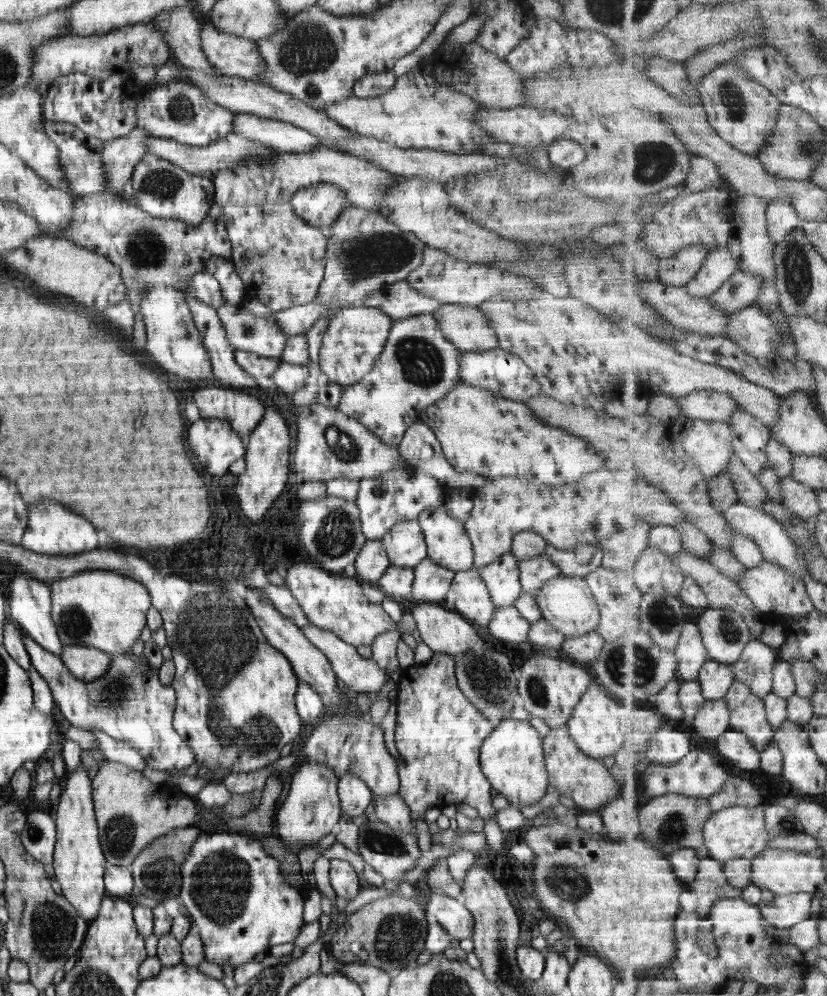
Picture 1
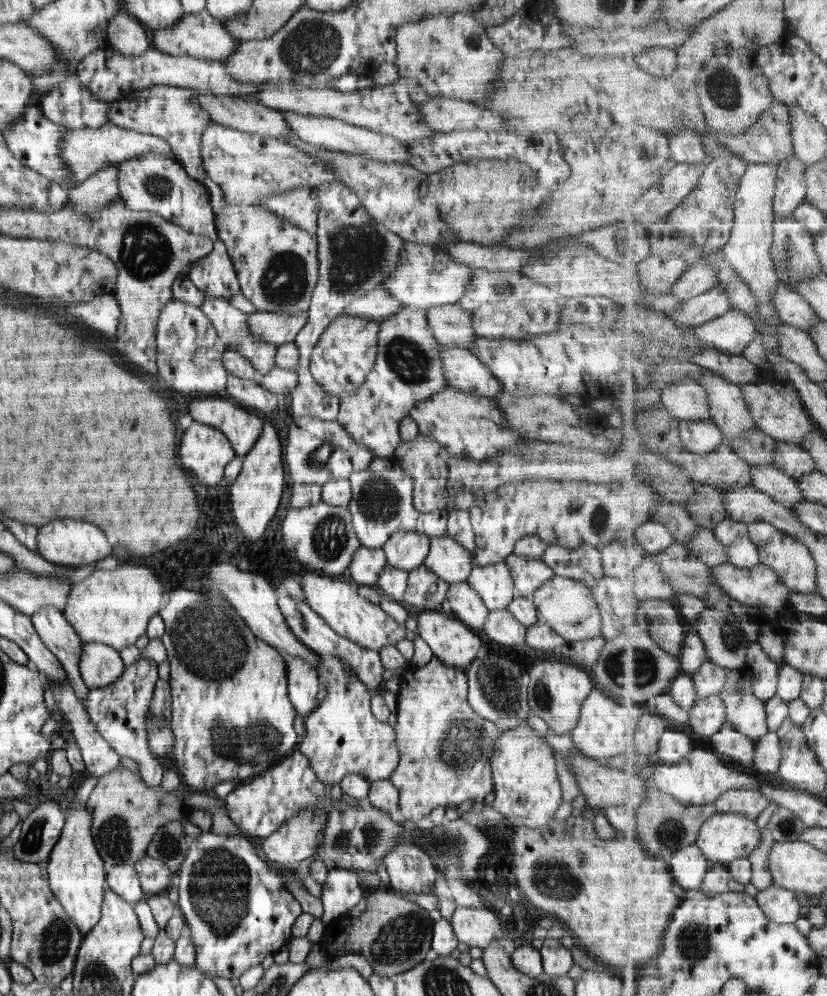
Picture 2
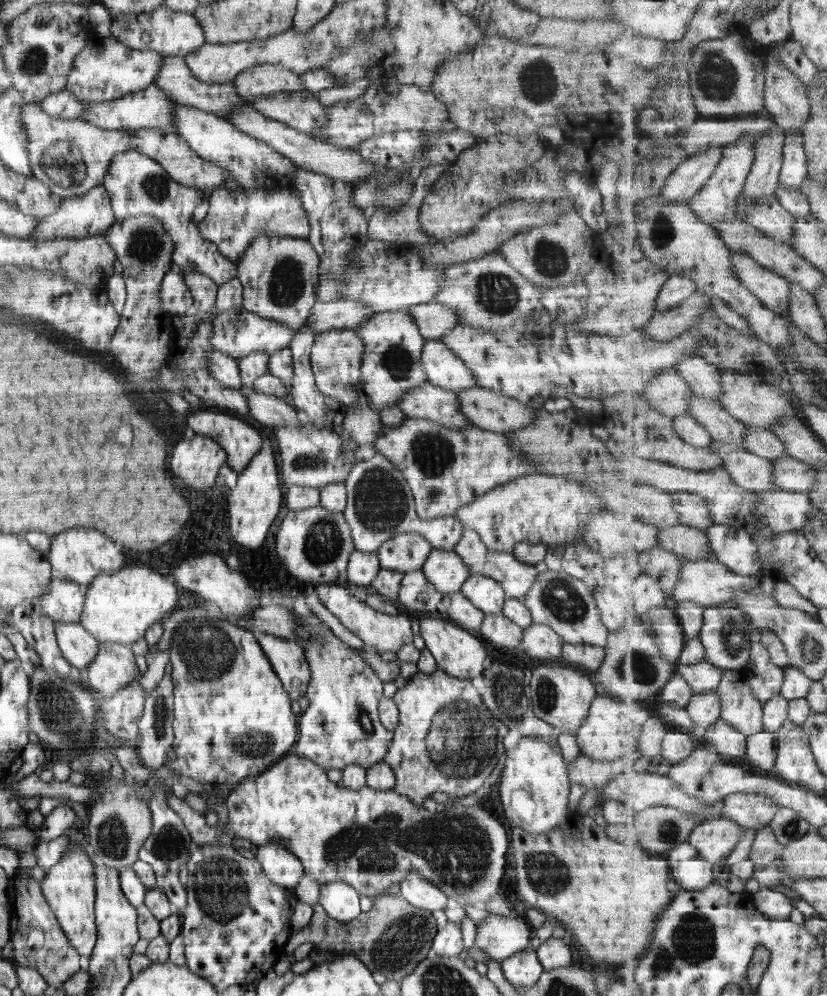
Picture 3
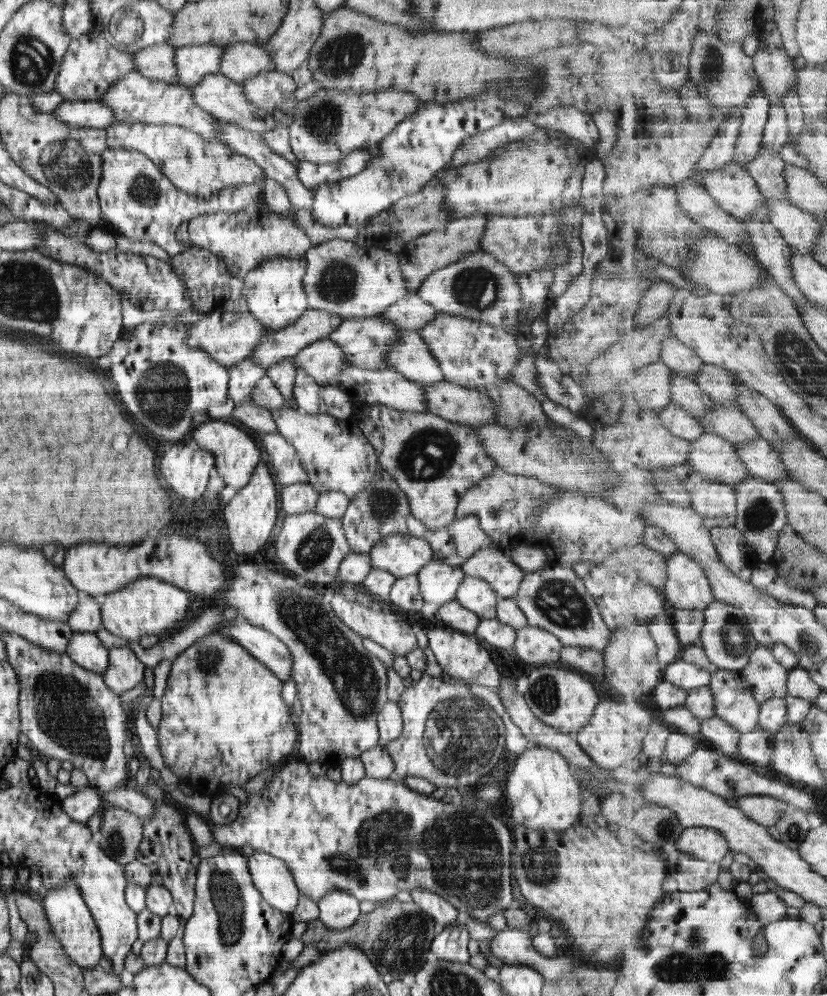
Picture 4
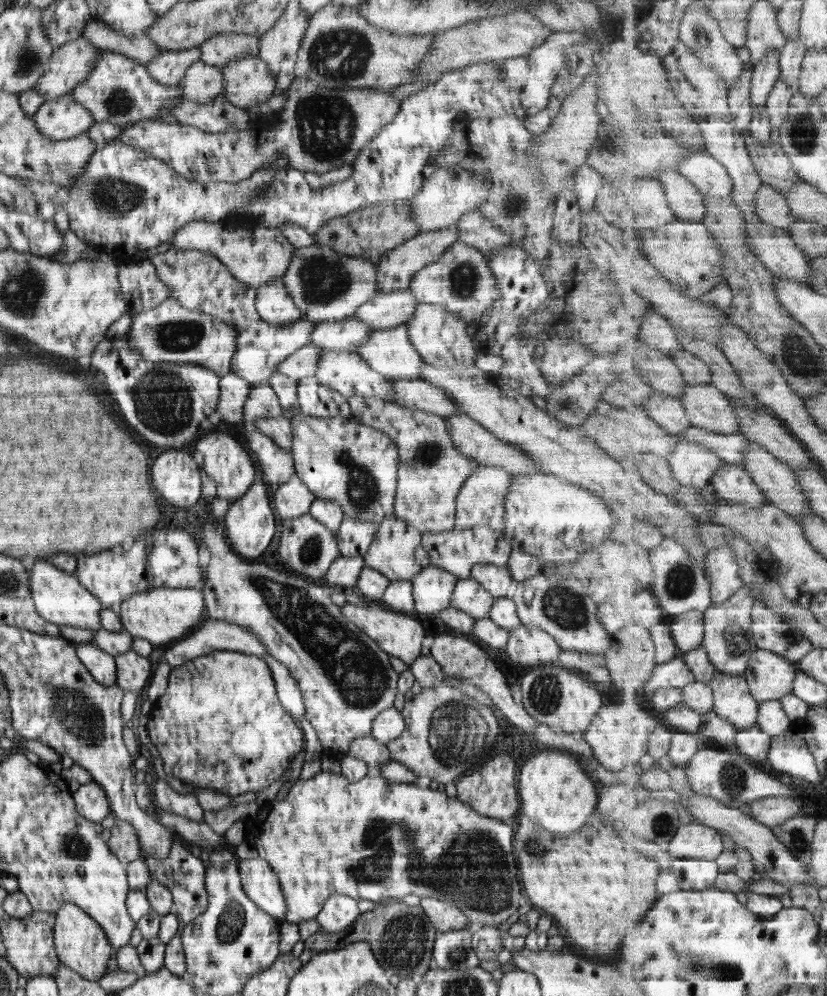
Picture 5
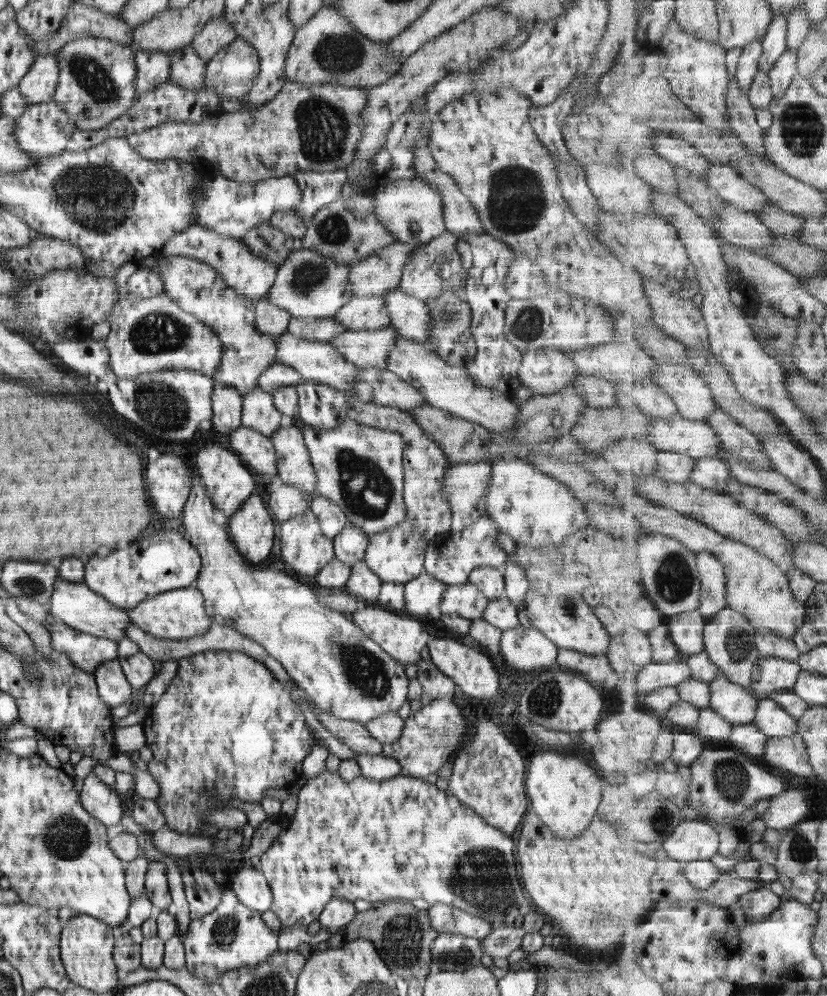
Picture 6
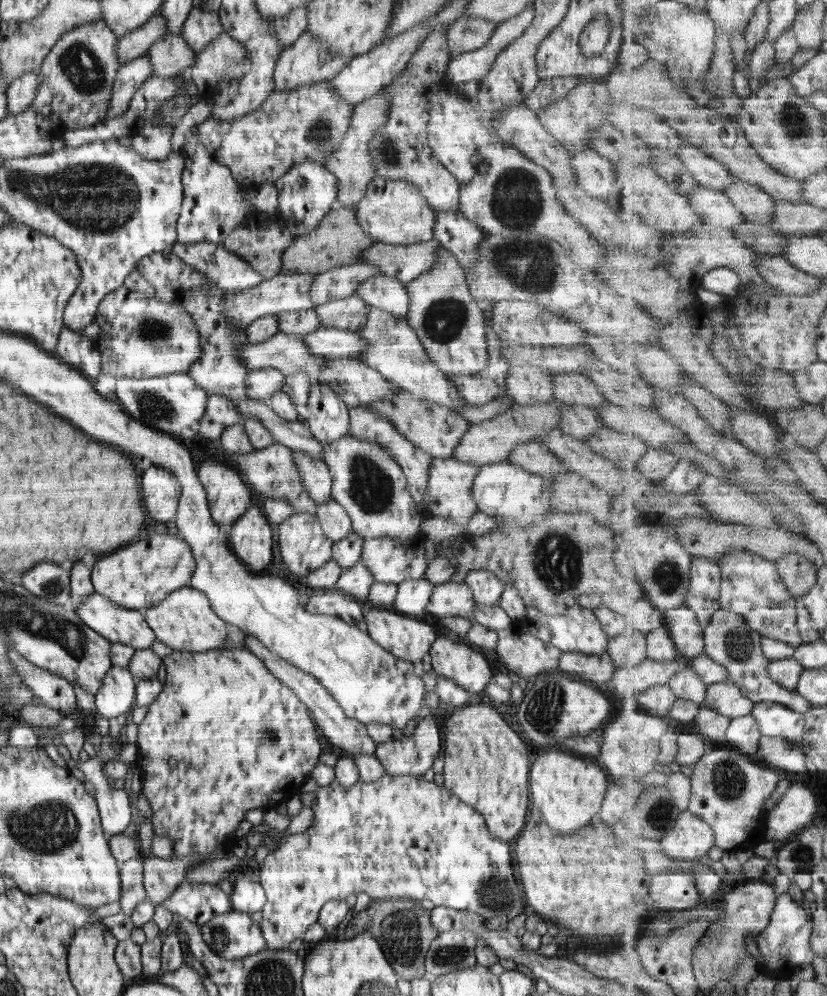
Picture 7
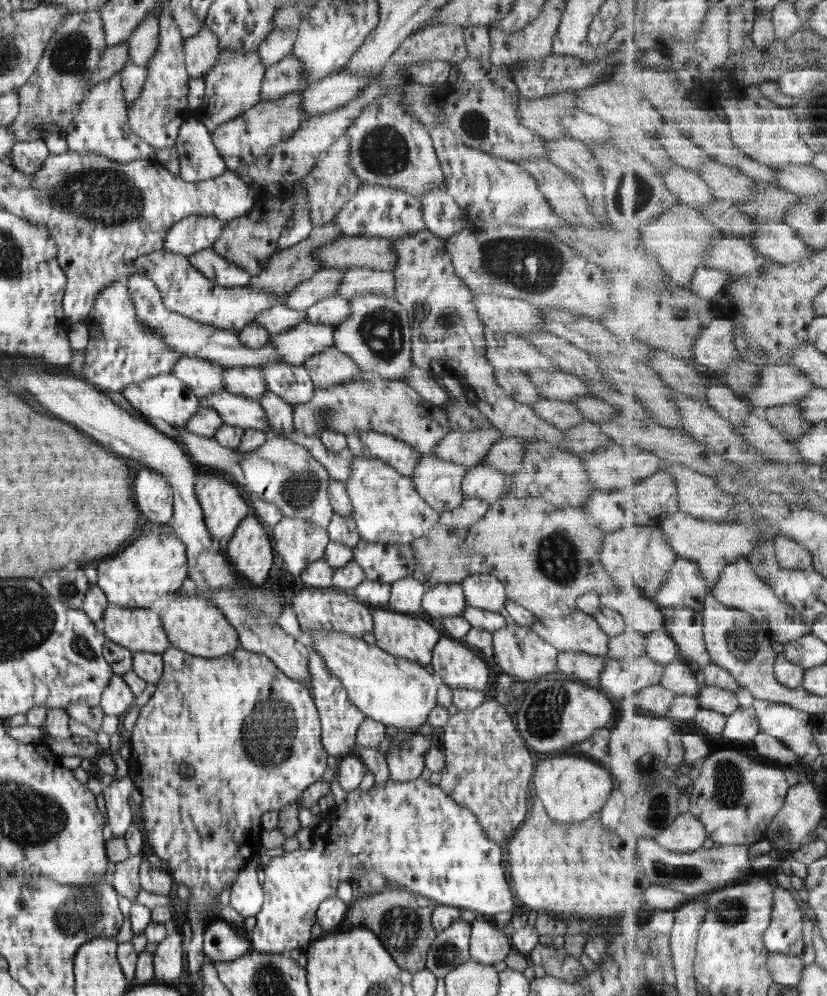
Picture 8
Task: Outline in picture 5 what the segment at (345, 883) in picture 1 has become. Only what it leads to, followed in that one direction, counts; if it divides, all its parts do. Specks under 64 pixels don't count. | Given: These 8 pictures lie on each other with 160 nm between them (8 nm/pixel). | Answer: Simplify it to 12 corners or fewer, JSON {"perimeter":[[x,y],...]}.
{"perimeter":[[333,894],[316,920],[328,933],[348,930],[360,916],[358,901]]}

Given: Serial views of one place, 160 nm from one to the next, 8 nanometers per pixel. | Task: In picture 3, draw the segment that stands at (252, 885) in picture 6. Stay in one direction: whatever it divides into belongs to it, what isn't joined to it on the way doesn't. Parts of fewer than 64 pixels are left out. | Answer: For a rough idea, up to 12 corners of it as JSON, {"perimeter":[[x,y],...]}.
{"perimeter":[[284,843],[254,848],[265,875],[285,893],[305,872]]}

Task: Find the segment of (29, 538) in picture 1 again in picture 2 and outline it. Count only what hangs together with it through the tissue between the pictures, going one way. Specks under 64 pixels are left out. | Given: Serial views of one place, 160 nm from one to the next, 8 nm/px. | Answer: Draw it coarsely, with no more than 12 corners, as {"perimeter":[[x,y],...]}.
{"perimeter":[[66,518],[38,530],[38,554],[71,569],[112,546],[90,522]]}

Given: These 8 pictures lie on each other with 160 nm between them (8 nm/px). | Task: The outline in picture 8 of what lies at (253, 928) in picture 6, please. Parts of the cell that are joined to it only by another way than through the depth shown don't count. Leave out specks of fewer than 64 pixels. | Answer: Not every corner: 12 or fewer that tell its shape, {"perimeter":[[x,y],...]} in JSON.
{"perimeter":[[215,919],[205,928],[205,960],[233,961],[251,940]]}

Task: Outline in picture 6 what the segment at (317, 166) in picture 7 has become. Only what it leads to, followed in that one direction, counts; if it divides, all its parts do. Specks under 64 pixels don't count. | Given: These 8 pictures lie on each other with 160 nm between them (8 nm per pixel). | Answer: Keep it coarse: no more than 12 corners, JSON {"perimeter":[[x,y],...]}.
{"perimeter":[[344,169],[298,172],[302,202],[296,219],[310,220],[338,198]]}

